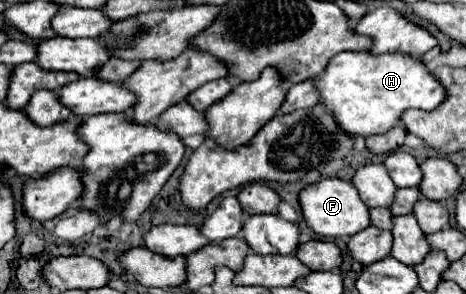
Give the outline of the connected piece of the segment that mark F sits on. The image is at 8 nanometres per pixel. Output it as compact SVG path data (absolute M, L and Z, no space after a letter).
M324 178L316 184L306 186L300 194L300 204L306 224L320 236L354 236L356 232L370 226L370 208L360 200L354 184L340 178Z

